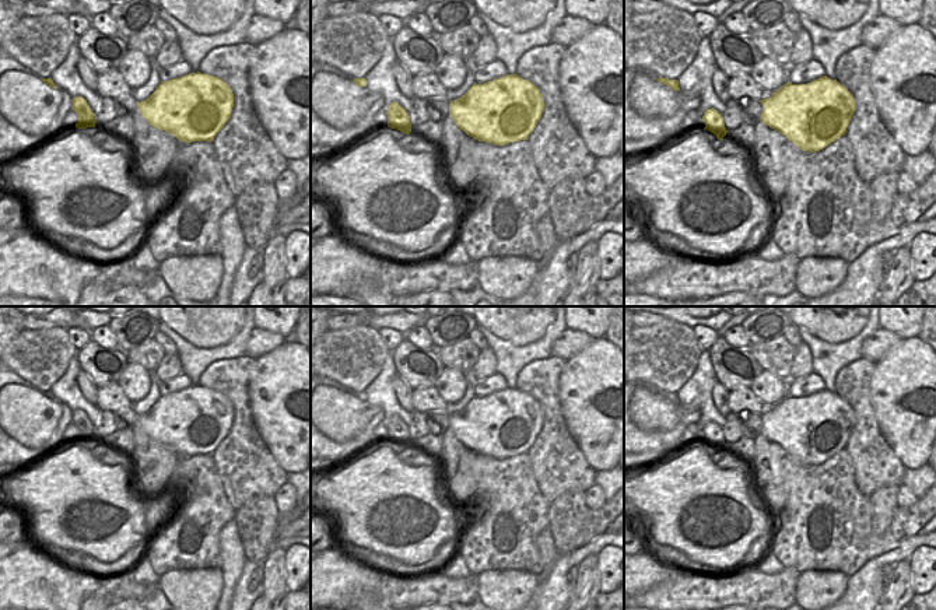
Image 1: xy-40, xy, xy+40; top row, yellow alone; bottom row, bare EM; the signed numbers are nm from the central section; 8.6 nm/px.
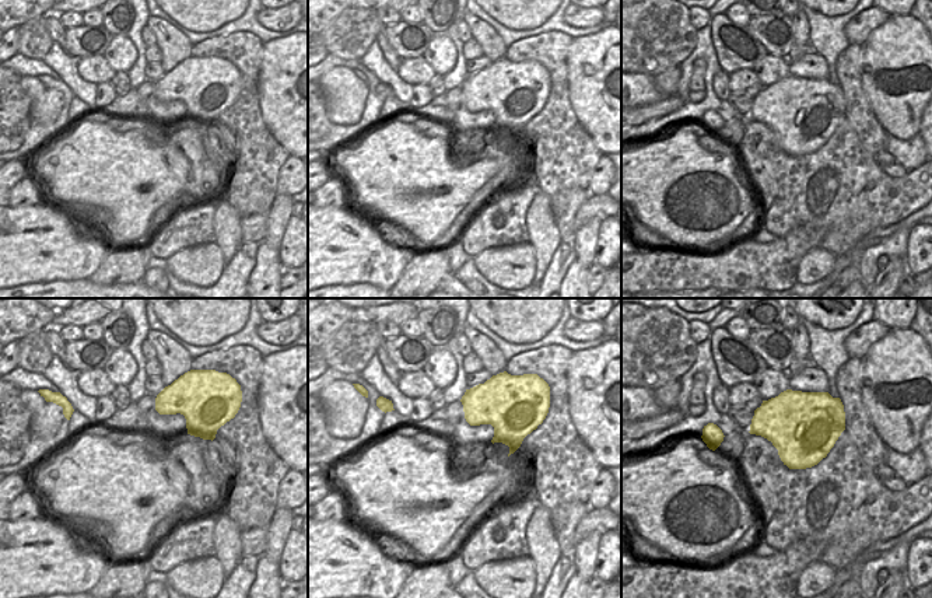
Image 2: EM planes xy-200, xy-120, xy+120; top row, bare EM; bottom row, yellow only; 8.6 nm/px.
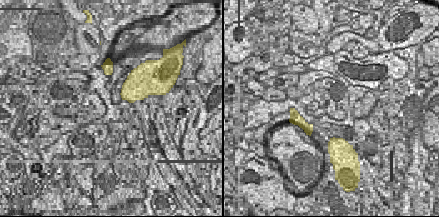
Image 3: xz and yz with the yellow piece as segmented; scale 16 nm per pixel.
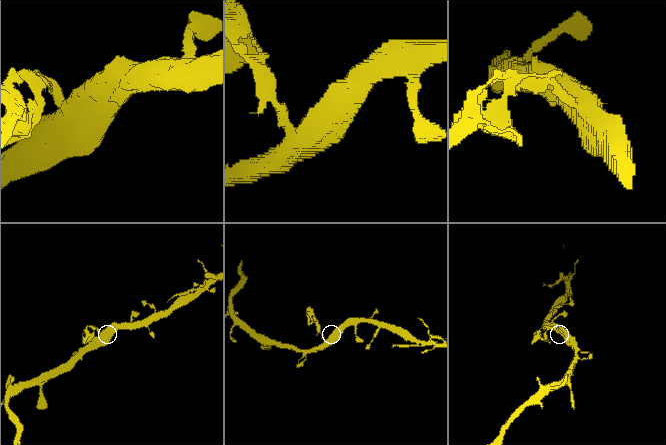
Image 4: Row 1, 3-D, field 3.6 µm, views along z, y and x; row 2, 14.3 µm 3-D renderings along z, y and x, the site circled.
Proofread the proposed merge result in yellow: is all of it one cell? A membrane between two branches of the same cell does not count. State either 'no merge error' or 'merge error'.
merge error

